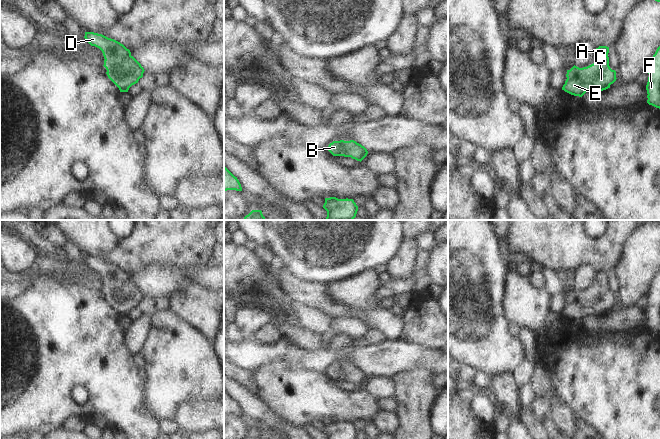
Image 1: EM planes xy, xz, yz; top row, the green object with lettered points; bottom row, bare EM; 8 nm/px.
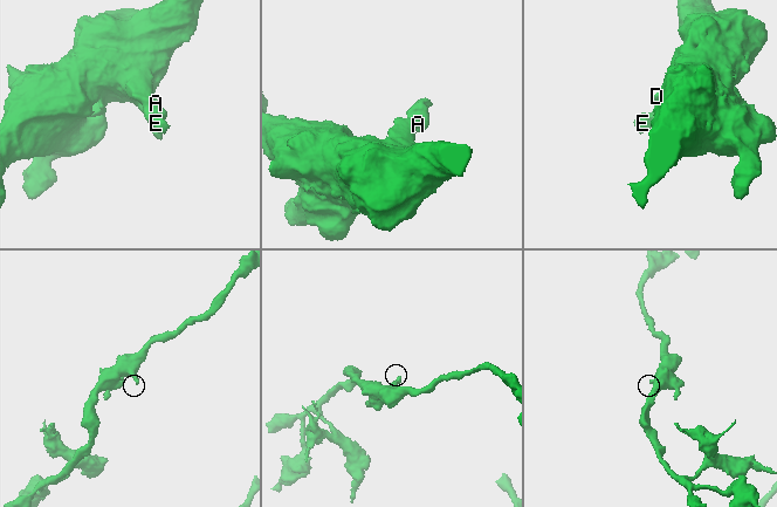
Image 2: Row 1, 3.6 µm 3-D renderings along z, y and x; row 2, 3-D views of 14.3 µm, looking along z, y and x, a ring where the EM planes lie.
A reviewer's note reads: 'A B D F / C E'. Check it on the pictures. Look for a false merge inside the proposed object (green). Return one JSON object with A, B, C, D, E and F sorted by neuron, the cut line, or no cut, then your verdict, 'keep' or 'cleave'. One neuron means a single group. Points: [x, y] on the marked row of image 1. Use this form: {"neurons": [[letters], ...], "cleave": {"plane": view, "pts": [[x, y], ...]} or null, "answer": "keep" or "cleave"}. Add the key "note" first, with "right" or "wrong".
{"note": "wrong", "neurons": [["A", "B", "C", "D", "E", "F"]], "cleave": null, "answer": "keep"}

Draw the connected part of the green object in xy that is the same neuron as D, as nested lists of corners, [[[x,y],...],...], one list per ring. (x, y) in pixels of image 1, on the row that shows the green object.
[[[85,32],[84,38],[102,51],[106,74],[120,92],[128,92],[143,77],[144,68],[120,42],[94,32]]]

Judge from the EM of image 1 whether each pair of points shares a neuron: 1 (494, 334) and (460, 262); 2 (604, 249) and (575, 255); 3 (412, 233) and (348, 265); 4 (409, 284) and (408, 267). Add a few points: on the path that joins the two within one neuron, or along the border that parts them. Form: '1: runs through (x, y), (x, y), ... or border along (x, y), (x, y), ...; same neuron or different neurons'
1: runs through (476, 316), (460, 300), (460, 280); same neuron
2: runs through (597, 251), (582, 251); same neuron
3: border along (404, 230), (404, 237), (406, 239); different neurons
4: border along (416, 269), (406, 277), (391, 279); different neurons

